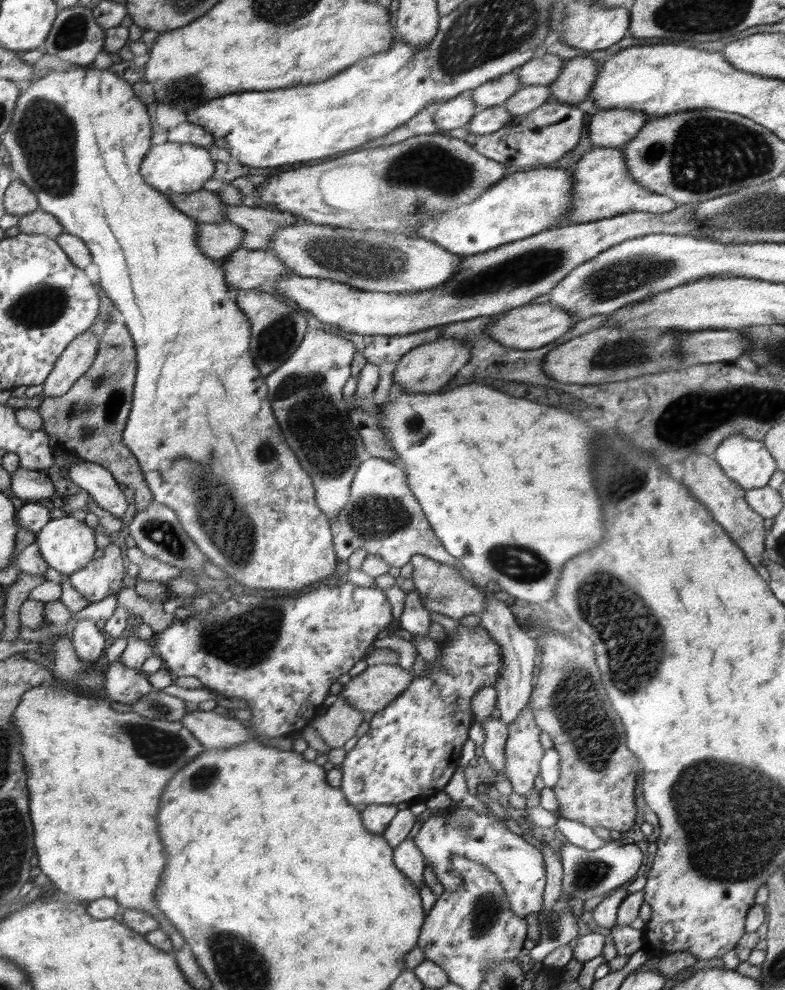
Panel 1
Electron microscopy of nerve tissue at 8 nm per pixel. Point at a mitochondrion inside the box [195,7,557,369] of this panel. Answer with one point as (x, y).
(427, 165)

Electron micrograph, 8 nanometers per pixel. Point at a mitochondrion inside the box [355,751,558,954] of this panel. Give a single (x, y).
(486, 910)

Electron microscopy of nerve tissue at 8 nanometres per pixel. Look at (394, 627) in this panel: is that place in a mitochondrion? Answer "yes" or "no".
no

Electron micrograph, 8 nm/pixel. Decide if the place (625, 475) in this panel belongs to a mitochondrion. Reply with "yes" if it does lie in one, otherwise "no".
yes

